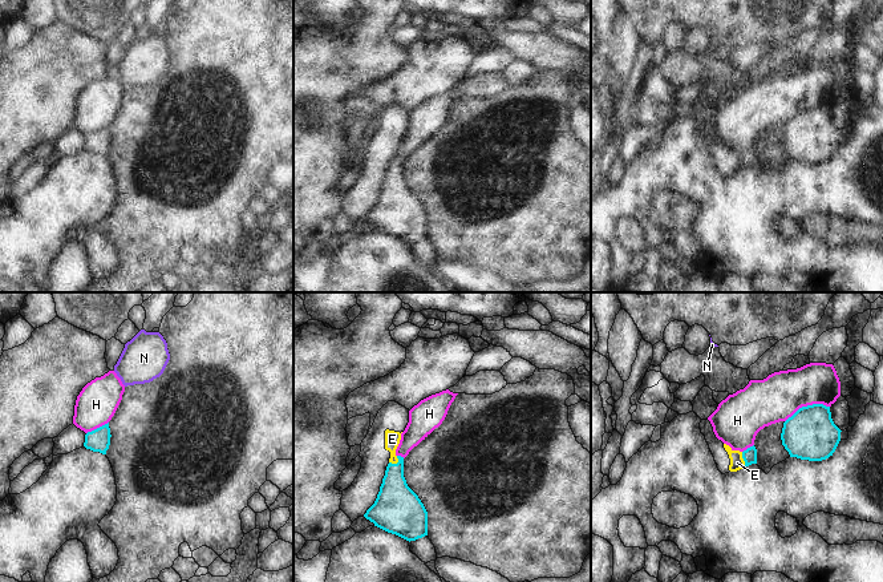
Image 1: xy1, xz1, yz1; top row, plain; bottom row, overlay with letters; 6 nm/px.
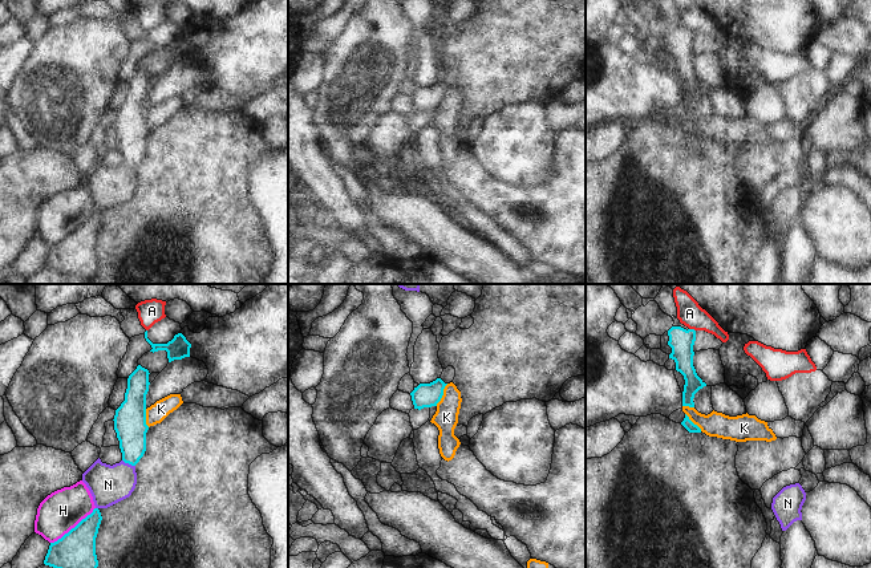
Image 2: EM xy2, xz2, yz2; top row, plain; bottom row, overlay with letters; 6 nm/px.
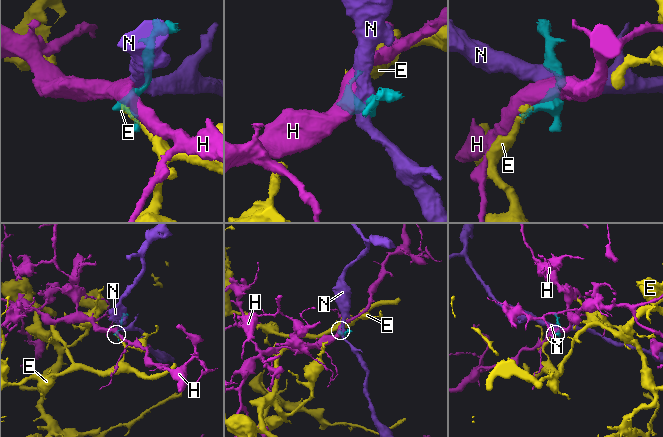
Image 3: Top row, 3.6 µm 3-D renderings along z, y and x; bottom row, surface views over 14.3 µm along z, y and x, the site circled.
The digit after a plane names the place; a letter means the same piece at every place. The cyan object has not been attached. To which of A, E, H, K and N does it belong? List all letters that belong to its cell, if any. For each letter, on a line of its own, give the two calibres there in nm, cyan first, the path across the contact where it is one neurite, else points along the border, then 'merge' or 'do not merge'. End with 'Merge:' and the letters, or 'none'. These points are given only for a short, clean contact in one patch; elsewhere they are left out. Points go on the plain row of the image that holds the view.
A: 150/150 nm | along yz2 (689, 31), (695, 33) | do not merge
E: 260/100 nm | across xz1 (396, 206), (397, 165), (392, 141) | merge
H: 240/240 nm | do not merge
K: 140/140 nm | along xz2 (448, 86), (441, 102), (436, 108) | do not merge
N: 190/240 nm | do not merge
Merge: E

